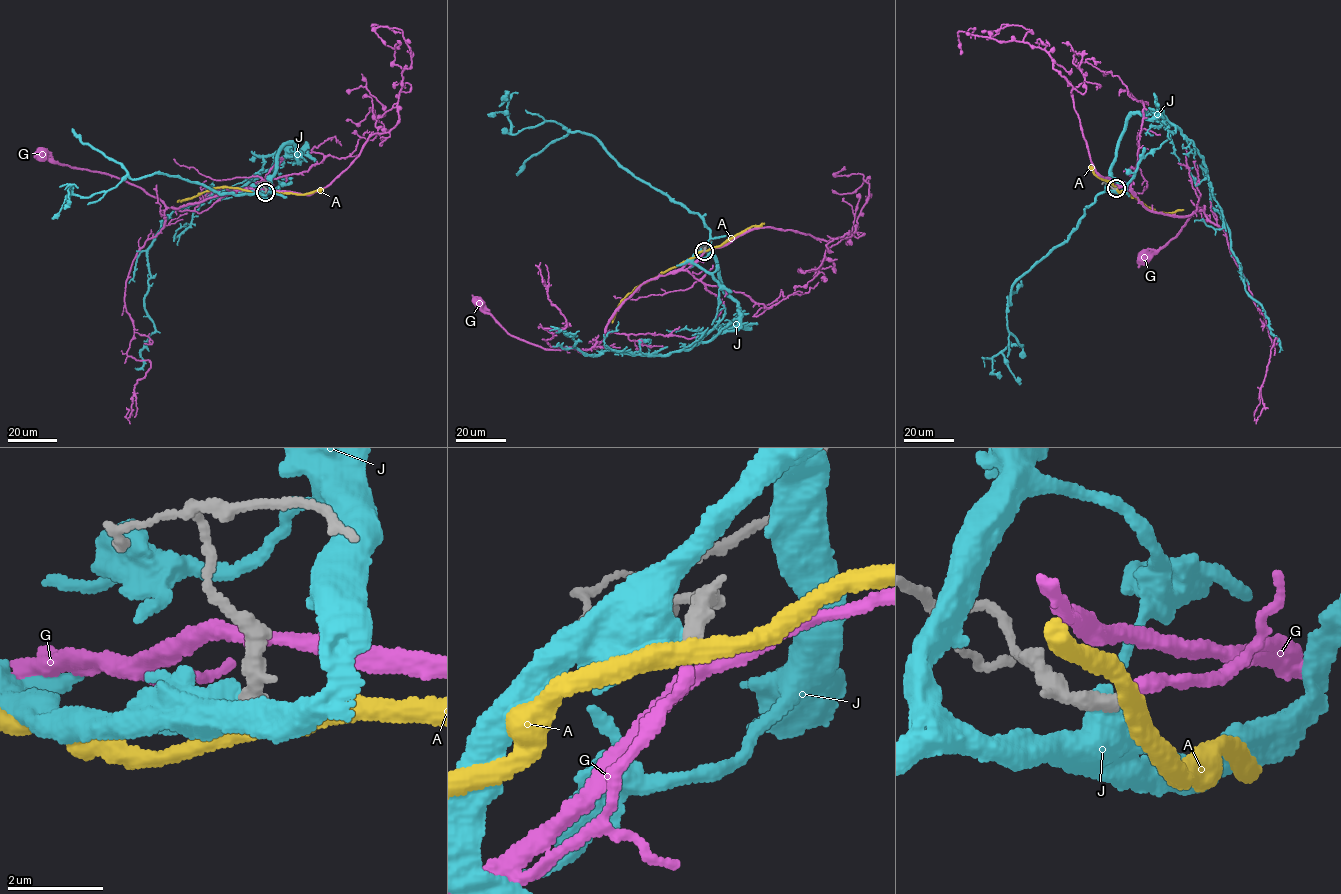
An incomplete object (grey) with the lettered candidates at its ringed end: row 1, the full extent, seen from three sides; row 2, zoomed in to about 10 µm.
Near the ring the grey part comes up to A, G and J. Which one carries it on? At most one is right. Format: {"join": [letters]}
{"join": ["G"]}

